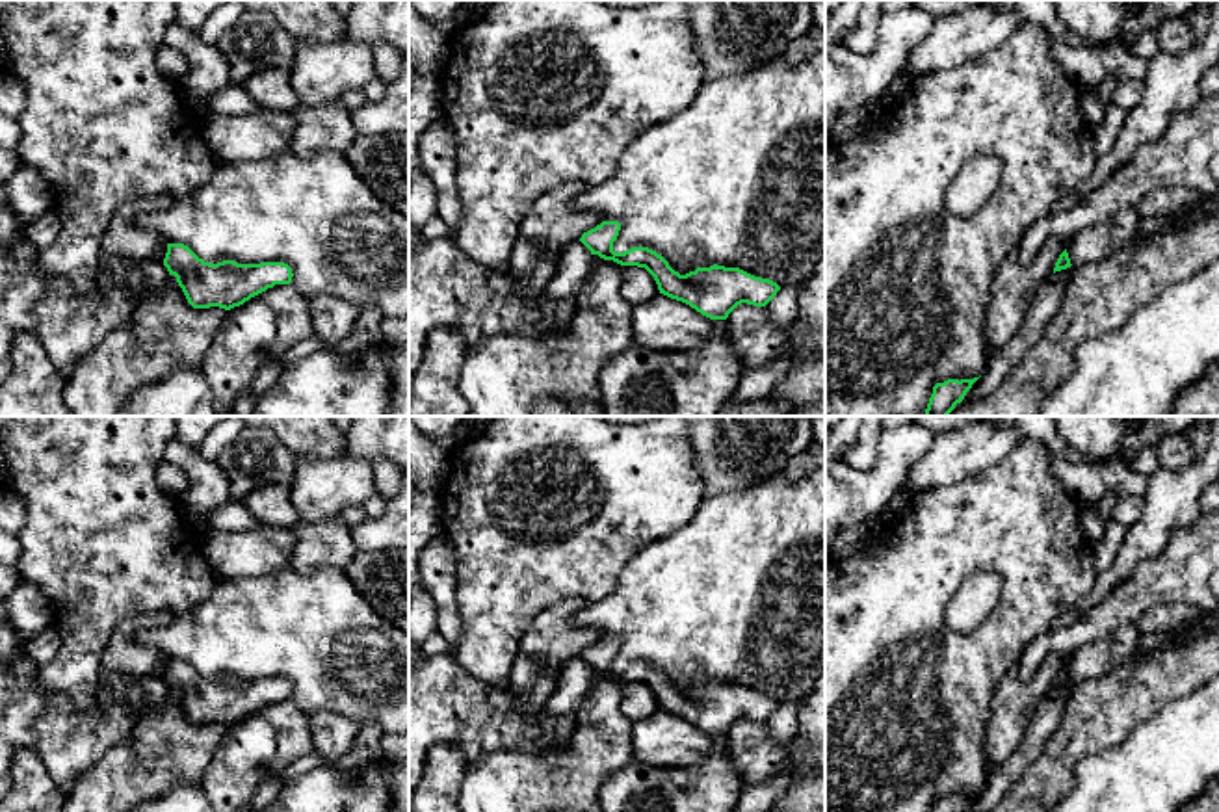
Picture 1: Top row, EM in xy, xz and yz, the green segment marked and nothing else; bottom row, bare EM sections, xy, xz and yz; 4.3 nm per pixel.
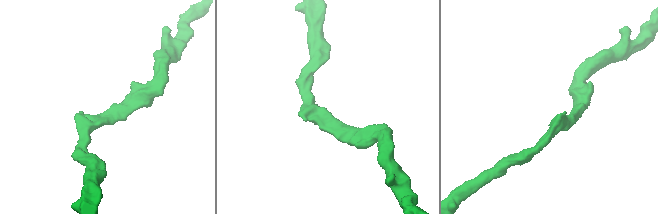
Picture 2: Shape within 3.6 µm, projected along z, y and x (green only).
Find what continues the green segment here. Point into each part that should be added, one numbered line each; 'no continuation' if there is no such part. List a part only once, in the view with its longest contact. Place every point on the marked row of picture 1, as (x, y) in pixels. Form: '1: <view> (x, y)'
no continuation

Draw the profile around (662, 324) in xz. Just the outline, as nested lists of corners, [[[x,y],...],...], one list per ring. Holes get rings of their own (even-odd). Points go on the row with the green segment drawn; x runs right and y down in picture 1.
[[[663,294],[632,307],[634,344],[643,349],[688,353],[712,338],[712,320]]]

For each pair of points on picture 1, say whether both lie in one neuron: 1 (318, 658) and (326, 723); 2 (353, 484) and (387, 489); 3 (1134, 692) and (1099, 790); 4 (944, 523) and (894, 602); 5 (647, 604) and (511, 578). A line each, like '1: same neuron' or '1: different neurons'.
1: different neurons
2: different neurons
3: different neurons
4: same neuron
5: different neurons

